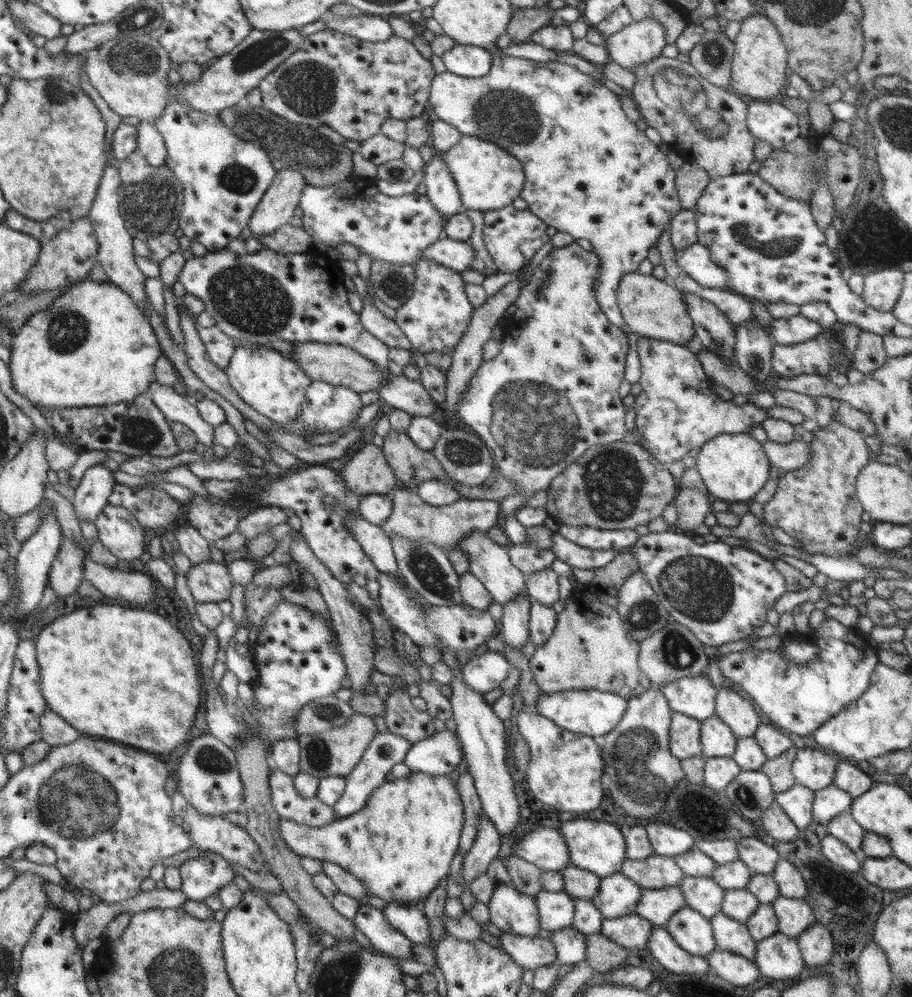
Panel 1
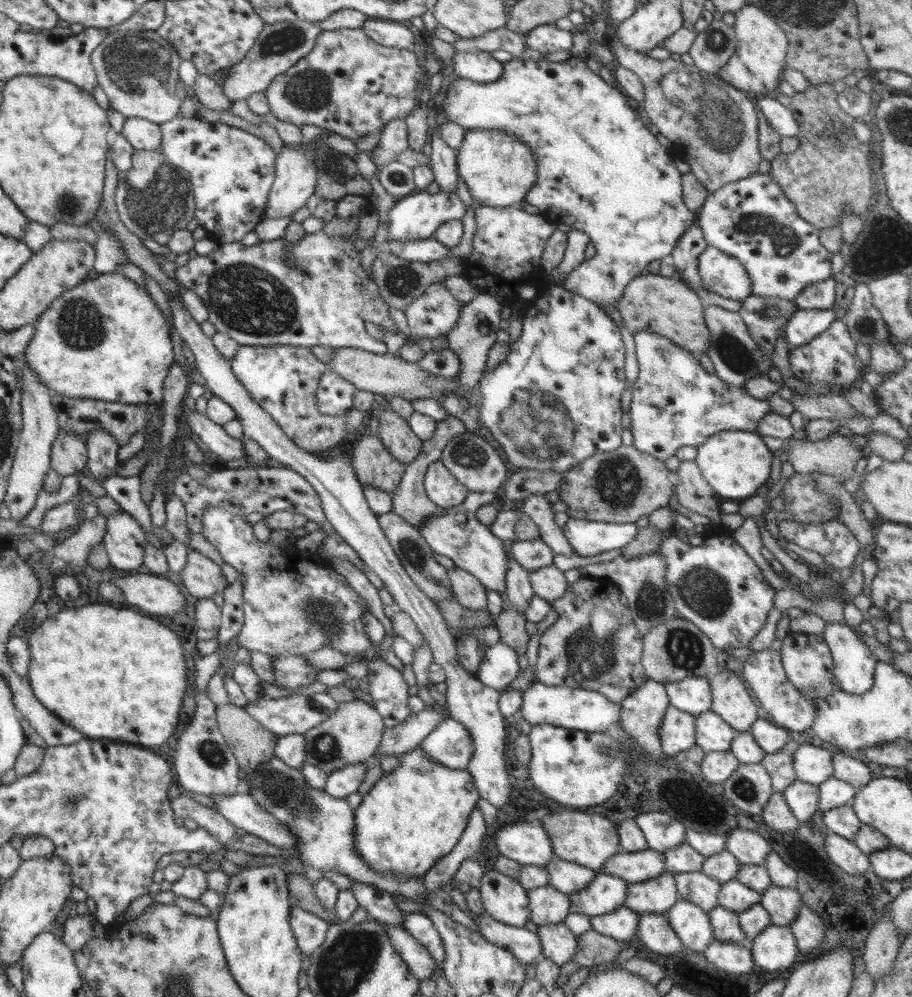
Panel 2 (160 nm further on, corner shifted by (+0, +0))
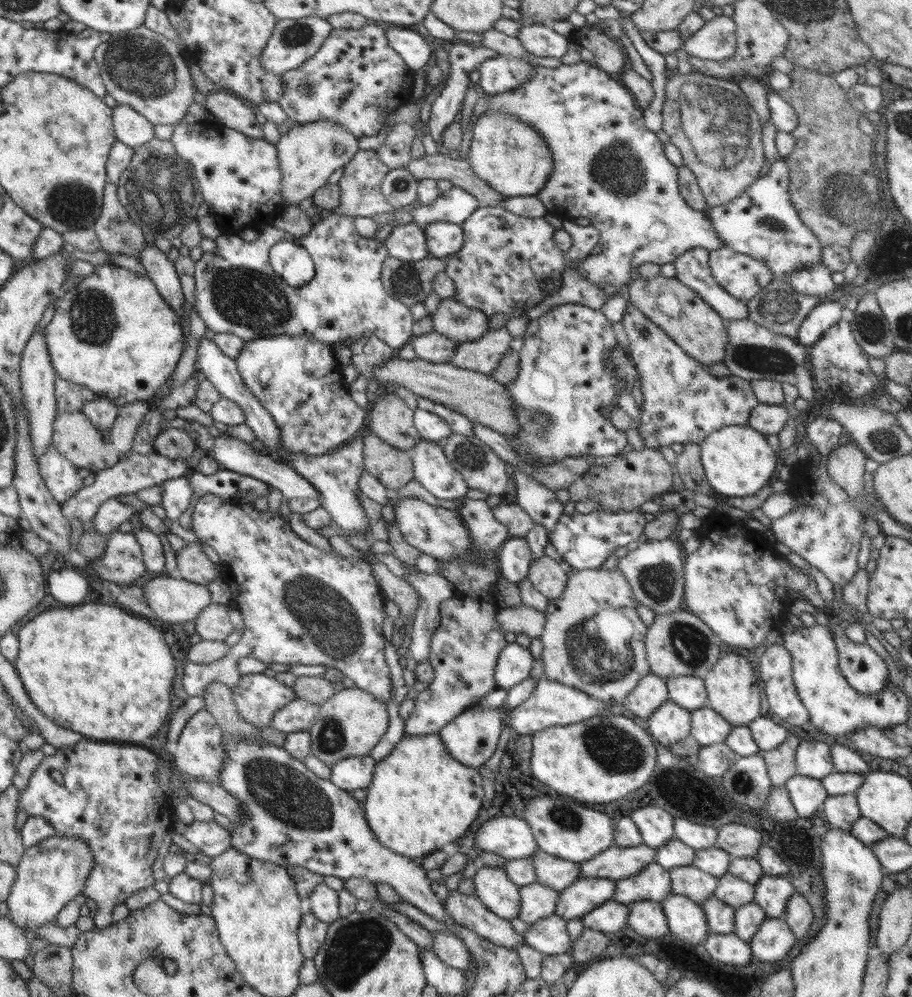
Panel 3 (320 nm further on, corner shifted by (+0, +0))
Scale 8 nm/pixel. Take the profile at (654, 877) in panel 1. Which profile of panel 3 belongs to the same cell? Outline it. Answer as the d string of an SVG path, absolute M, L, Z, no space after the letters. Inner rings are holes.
M646 845L636 847L611 848L596 854L586 862L578 863L580 877L600 878L612 881L622 880L638 875L638 872L656 860L656 849Z

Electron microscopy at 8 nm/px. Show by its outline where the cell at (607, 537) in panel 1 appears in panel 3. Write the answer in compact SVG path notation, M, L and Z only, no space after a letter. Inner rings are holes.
M634 509L629 511L620 511L619 513L611 513L604 511L592 511L586 514L574 511L573 514L562 513L562 516L555 524L555 529L547 535L548 541L562 556L566 566L572 566L576 570L586 570L599 568L606 562L606 559L613 553L620 553L634 546L640 536L643 535L646 520L642 510Z

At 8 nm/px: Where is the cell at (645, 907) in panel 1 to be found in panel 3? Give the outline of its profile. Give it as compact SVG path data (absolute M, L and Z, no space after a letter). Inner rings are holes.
M652 862L641 871L636 876L615 881L614 900L625 905L637 900L651 900L660 903L666 896L672 894L669 869Z

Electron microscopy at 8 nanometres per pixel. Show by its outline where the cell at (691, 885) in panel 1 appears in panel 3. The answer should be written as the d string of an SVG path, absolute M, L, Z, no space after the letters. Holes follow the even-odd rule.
M694 865L669 869L672 893L686 896L701 905L715 894L718 887L716 876L711 876Z

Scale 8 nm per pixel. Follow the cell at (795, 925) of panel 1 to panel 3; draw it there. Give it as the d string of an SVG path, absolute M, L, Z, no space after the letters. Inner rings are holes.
M764 875L755 885L754 902L762 907L768 917L782 918L786 903L796 890L782 876Z

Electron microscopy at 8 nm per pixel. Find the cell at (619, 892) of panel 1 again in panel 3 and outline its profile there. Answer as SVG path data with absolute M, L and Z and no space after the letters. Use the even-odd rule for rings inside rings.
M578 879L572 886L560 891L555 914L568 921L581 918L593 908L614 898L616 884L609 879Z

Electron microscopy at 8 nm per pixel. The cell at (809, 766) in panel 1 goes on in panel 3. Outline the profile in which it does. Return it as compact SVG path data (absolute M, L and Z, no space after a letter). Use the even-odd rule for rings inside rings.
M801 740L796 749L797 774L820 780L833 773L833 760L827 743L816 740Z

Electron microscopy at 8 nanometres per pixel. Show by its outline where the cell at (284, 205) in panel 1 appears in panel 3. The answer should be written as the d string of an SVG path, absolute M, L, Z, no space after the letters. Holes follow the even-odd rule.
M321 120L310 124L290 124L290 130L280 137L277 148L279 170L281 172L281 195L283 196L283 208L297 206L305 198L311 197L321 186L328 183L328 177L335 170L344 166L358 152L358 139L346 128L334 124L334 121Z

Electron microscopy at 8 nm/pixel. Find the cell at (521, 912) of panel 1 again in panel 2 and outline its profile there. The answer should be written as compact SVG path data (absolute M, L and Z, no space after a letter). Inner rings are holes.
M491 869L482 876L479 888L485 913L498 922L517 927L524 927L530 921L527 892L517 880L496 869Z

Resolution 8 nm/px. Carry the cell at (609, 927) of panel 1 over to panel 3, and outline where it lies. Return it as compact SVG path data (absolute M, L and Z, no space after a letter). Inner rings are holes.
M610 899L604 904L593 908L581 917L582 924L585 927L597 930L603 933L618 932L627 925L627 916L629 913L628 905Z

